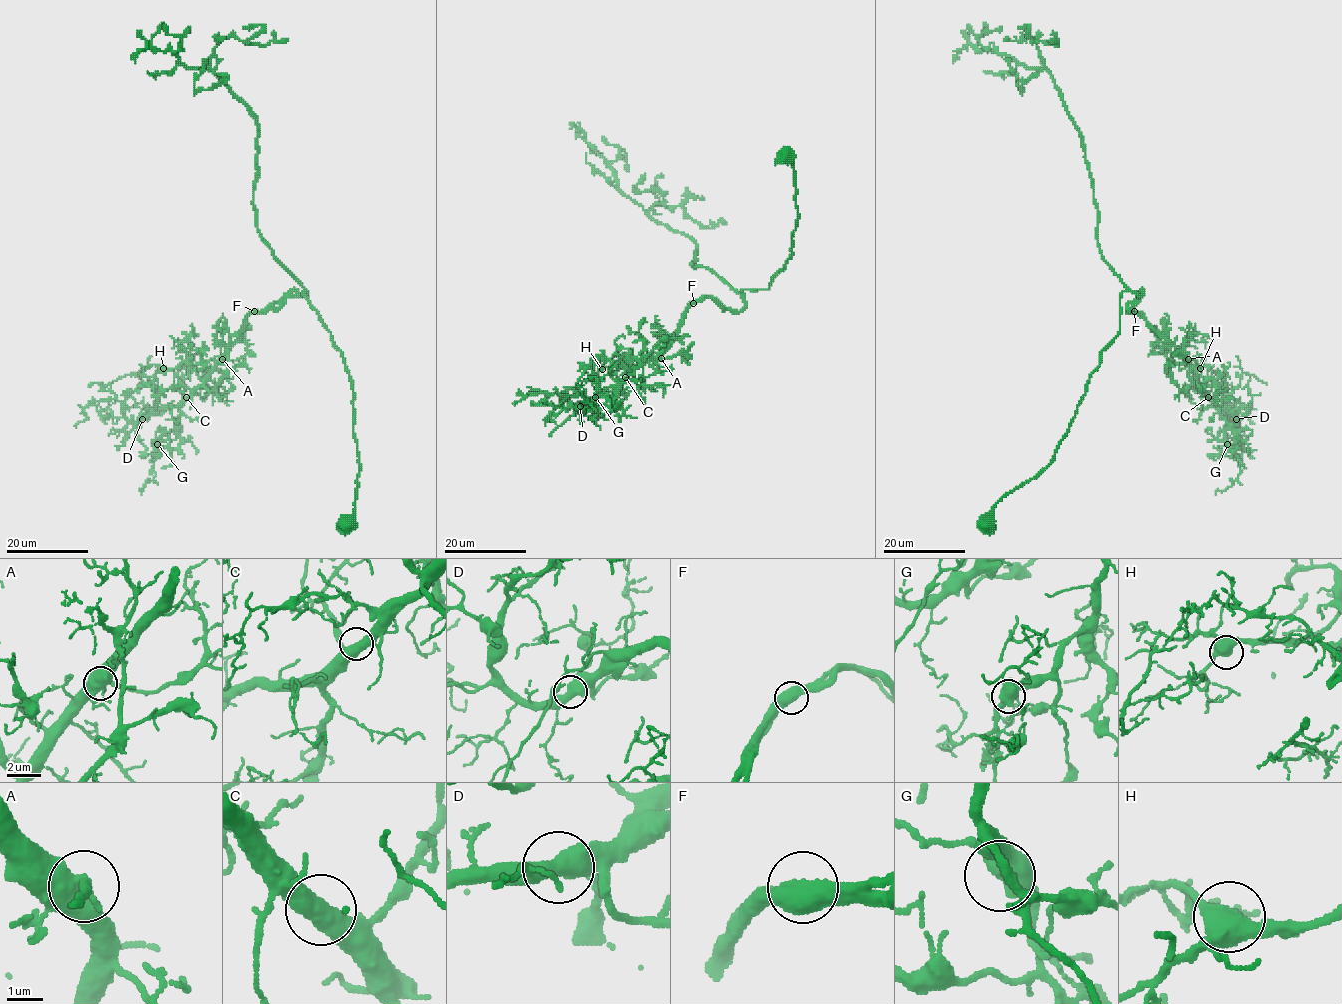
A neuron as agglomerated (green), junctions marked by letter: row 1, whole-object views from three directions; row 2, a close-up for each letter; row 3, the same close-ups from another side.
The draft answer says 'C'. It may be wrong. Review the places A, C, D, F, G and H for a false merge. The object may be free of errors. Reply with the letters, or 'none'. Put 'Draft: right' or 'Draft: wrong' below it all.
none
Draft: wrong

